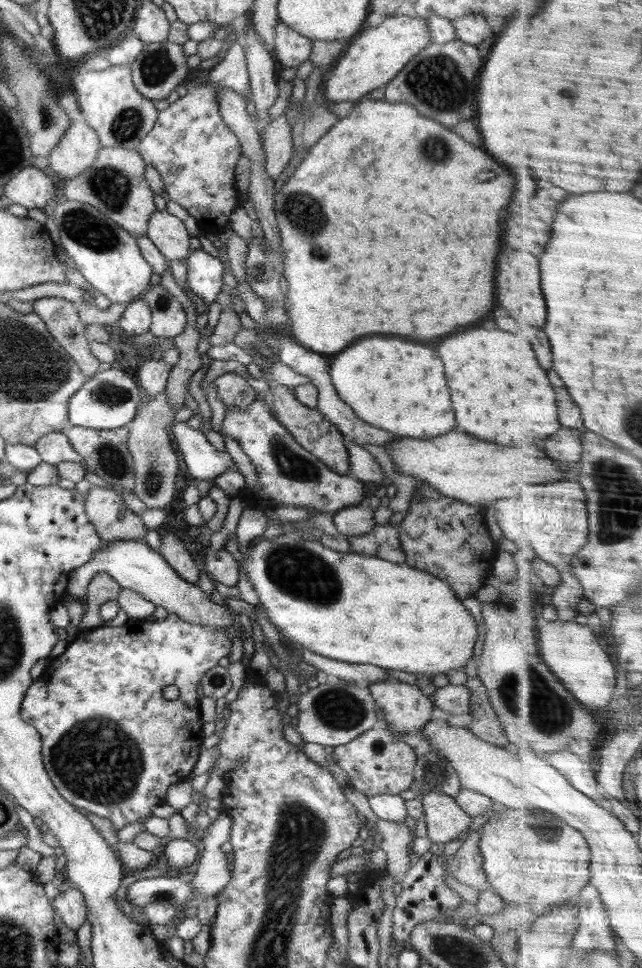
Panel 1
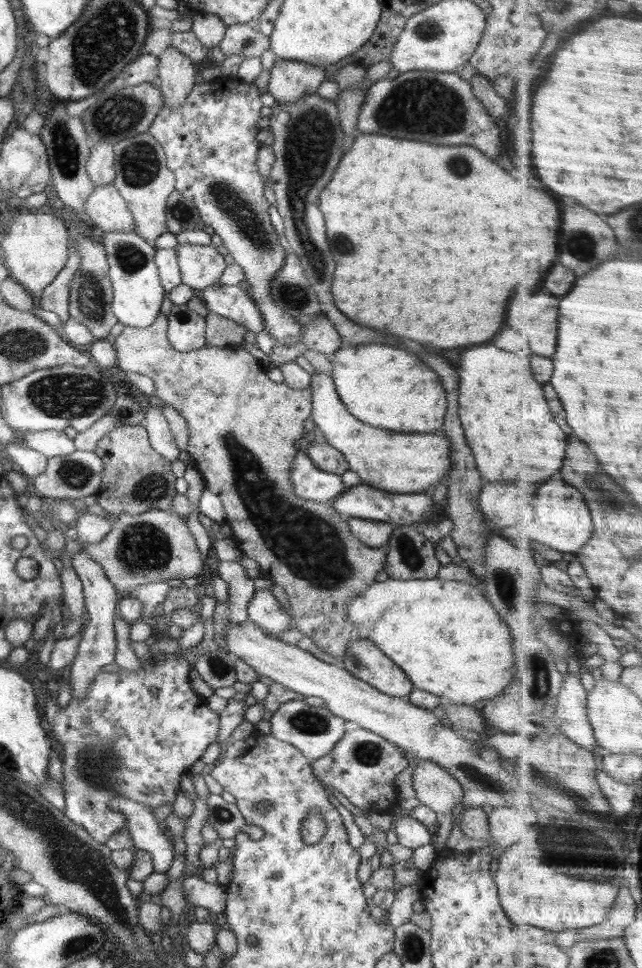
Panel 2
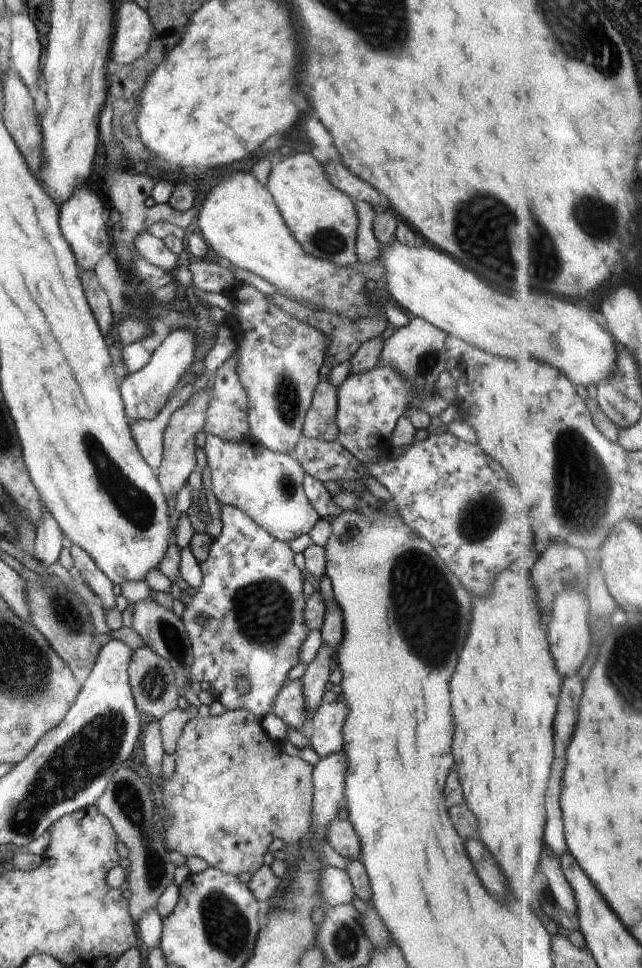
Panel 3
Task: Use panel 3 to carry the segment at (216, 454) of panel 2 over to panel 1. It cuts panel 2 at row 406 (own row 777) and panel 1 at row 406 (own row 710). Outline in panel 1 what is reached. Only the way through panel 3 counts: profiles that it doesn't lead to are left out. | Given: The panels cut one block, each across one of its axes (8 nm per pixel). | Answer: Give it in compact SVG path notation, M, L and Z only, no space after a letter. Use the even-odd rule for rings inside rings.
M229 372L218 376L212 384L216 385L216 392L224 406L235 408L249 408L255 401L256 391L248 382L235 372Z

